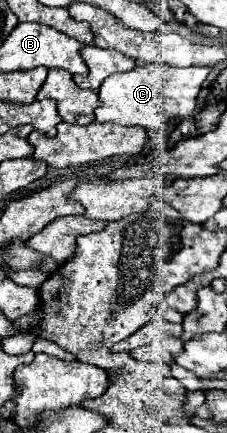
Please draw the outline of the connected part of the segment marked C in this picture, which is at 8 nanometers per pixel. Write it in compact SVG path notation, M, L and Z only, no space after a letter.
M144 64L132 72L116 72L102 82L98 90L102 106L96 110L96 122L114 122L120 126L142 126L144 130L166 128L172 118L186 118L196 108L196 96L206 80L210 66L174 68L166 64Z

